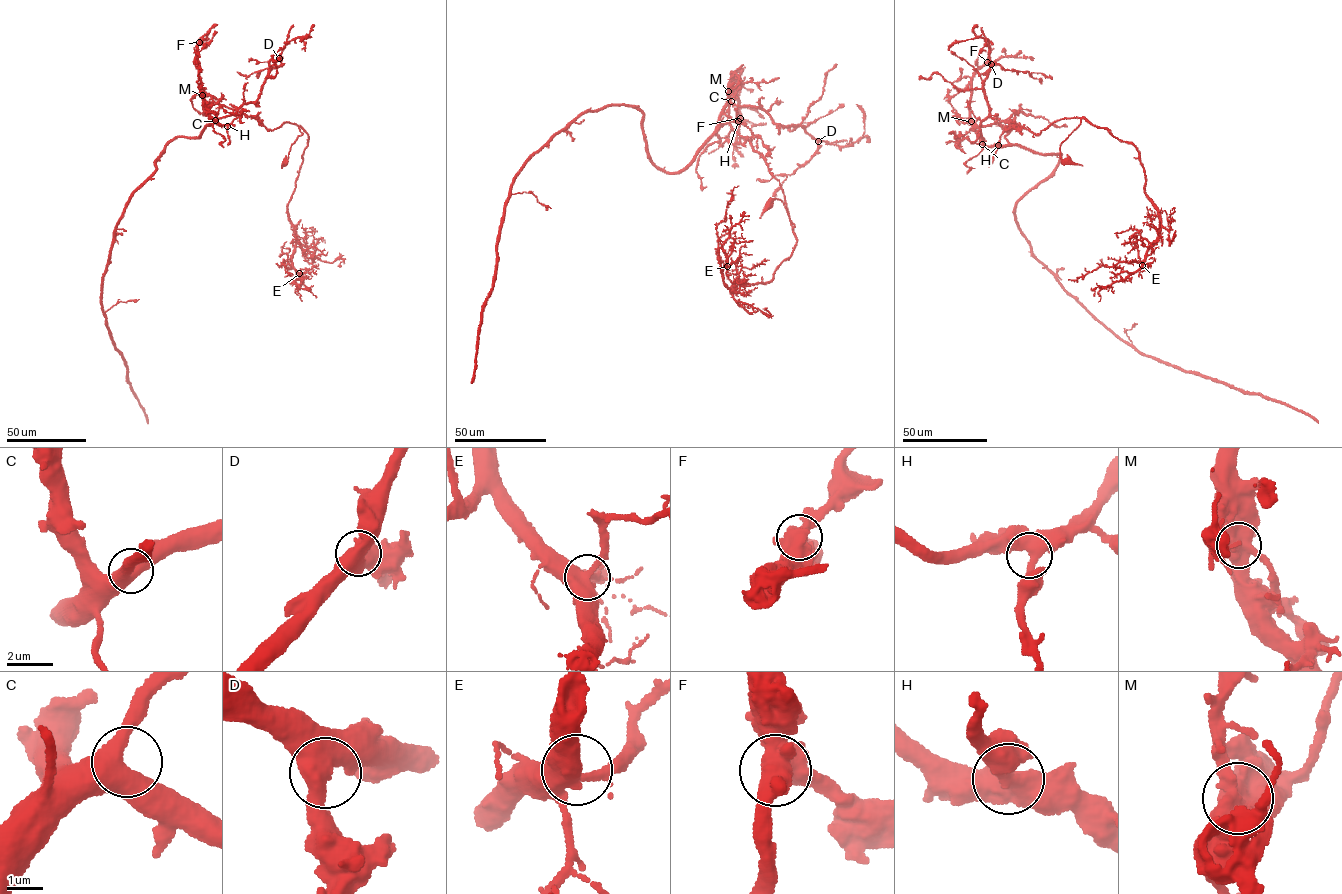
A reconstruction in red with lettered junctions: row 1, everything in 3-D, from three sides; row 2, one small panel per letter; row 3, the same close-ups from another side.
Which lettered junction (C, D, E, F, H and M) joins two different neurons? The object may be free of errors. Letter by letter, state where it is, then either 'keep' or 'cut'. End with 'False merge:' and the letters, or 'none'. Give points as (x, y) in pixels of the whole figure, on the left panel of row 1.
C: at (215, 120); keep
D: at (279, 58); keep
E: at (299, 273); keep
F: at (199, 42); keep
H: at (227, 126); keep
M: at (202, 95); cut
False merge: M

